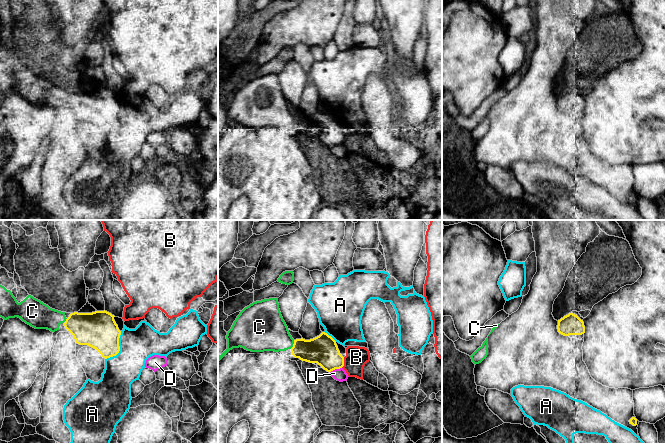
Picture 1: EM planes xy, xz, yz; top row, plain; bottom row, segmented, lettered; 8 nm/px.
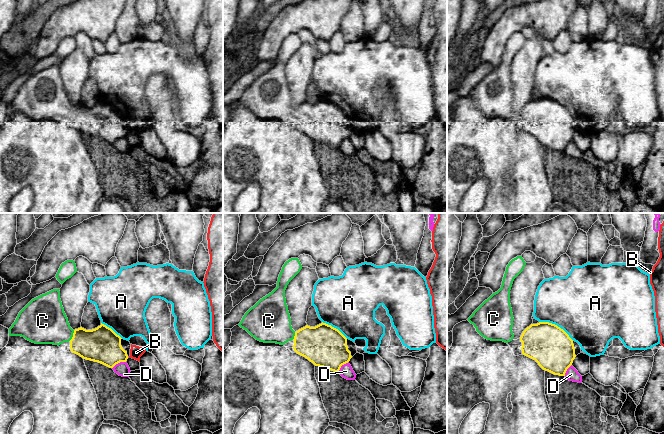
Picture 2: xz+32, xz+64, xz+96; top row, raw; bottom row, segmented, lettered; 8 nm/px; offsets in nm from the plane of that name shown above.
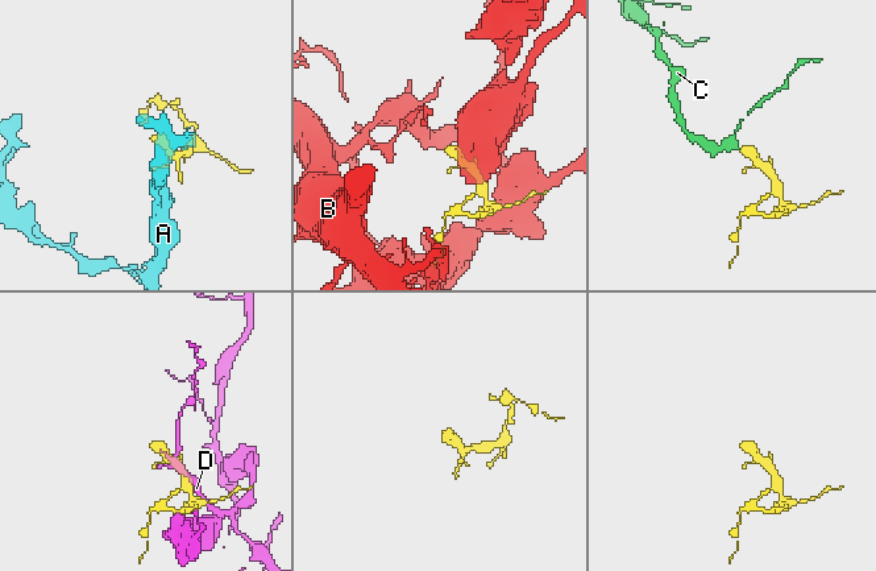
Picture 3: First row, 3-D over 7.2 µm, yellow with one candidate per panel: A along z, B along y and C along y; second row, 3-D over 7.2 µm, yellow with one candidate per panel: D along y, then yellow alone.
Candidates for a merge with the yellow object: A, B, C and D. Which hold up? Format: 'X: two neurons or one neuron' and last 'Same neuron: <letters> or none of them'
A: two neurons
B: two neurons
C: one neuron
D: two neurons
Same neuron: C

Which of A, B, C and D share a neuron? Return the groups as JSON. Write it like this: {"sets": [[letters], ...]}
{"sets": [["A"], ["B"], ["C"], ["D"]]}

